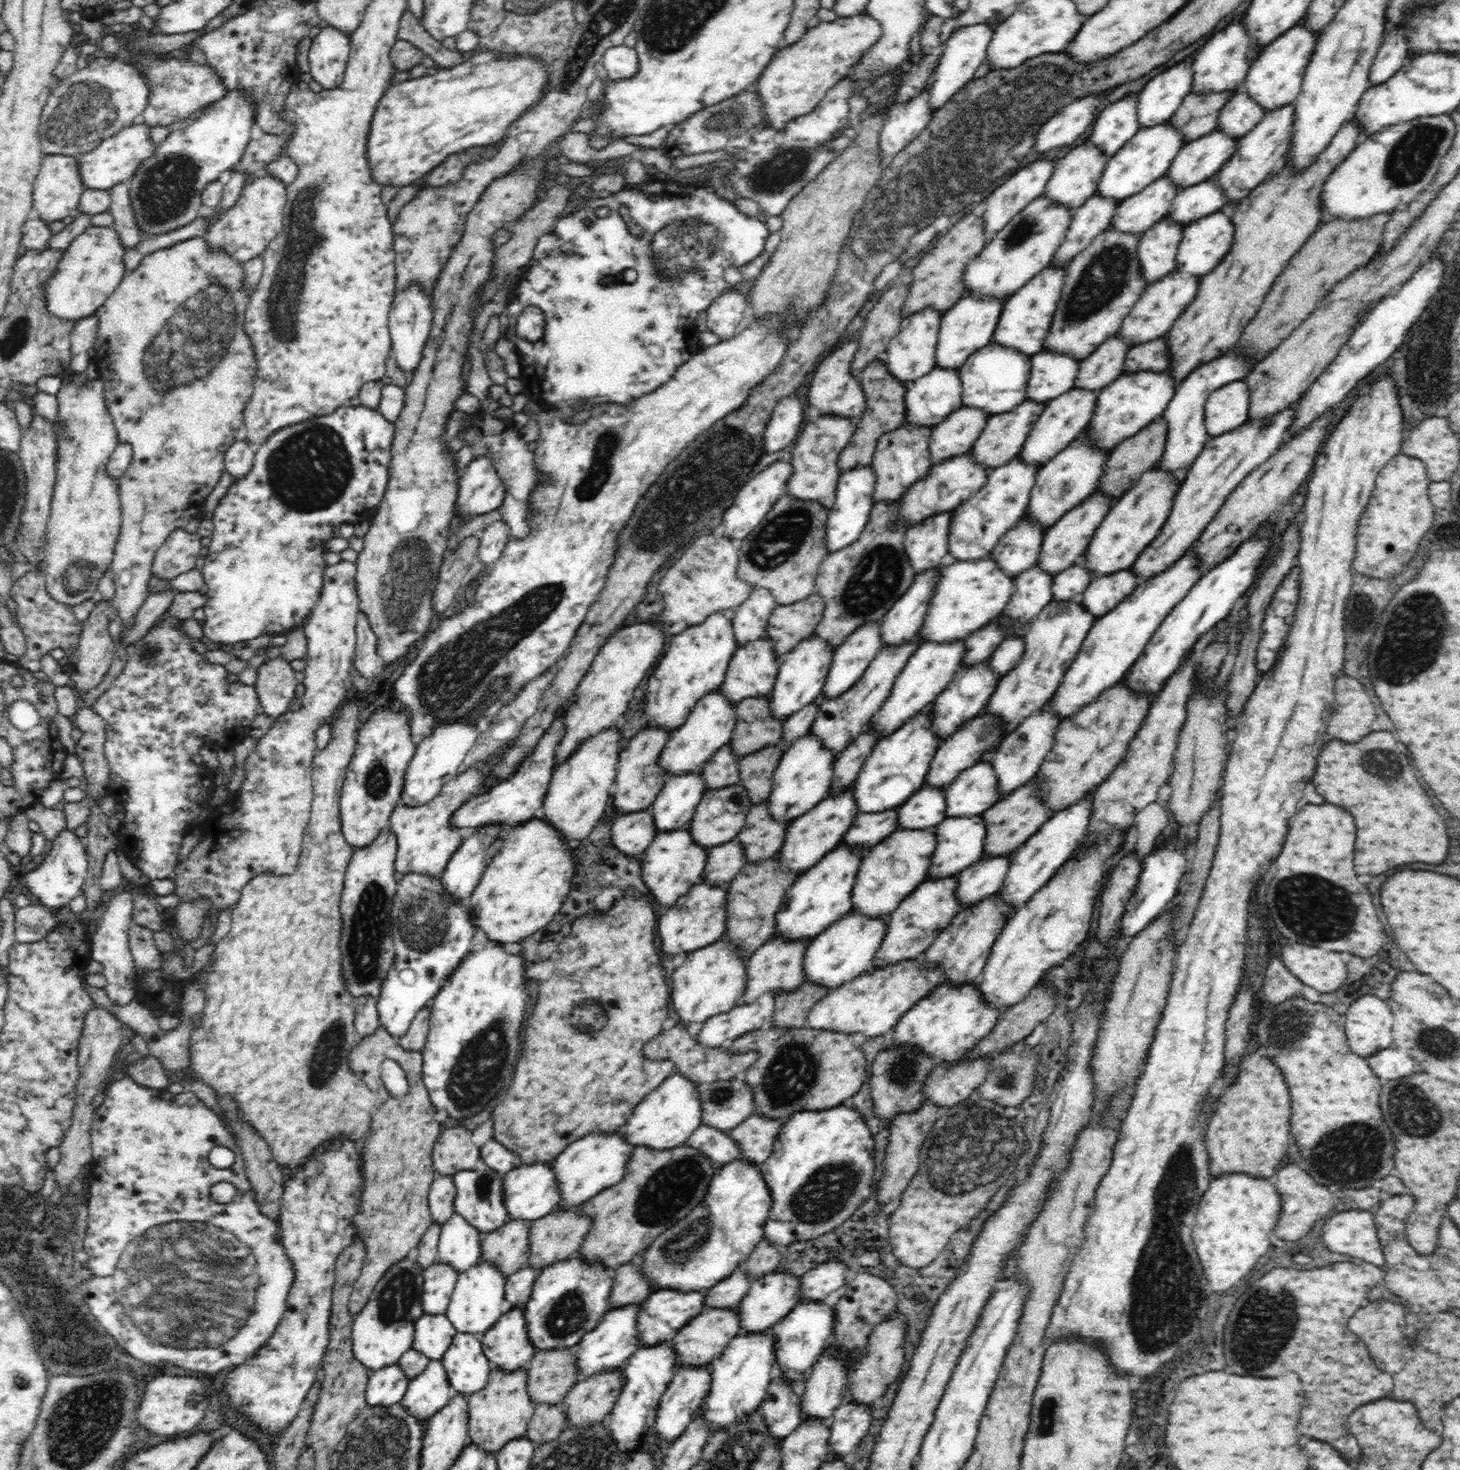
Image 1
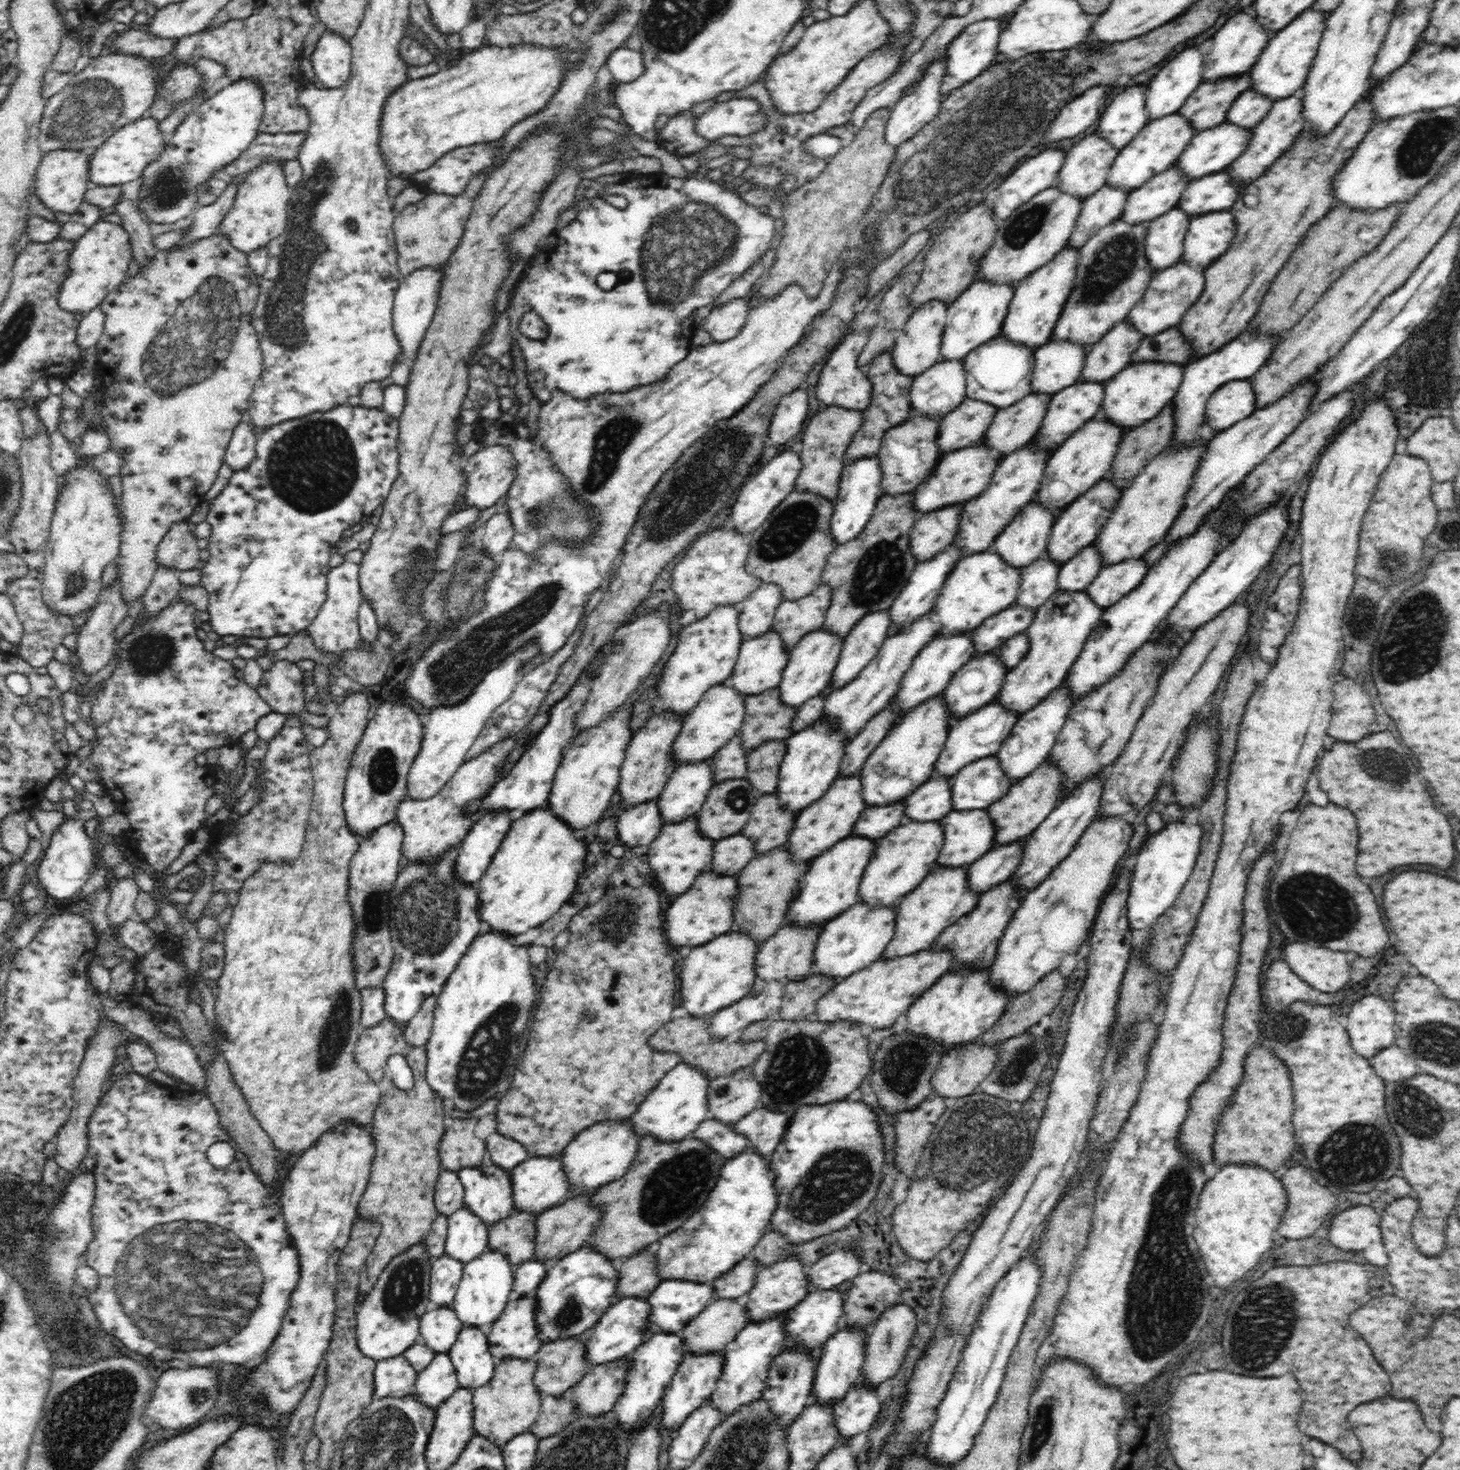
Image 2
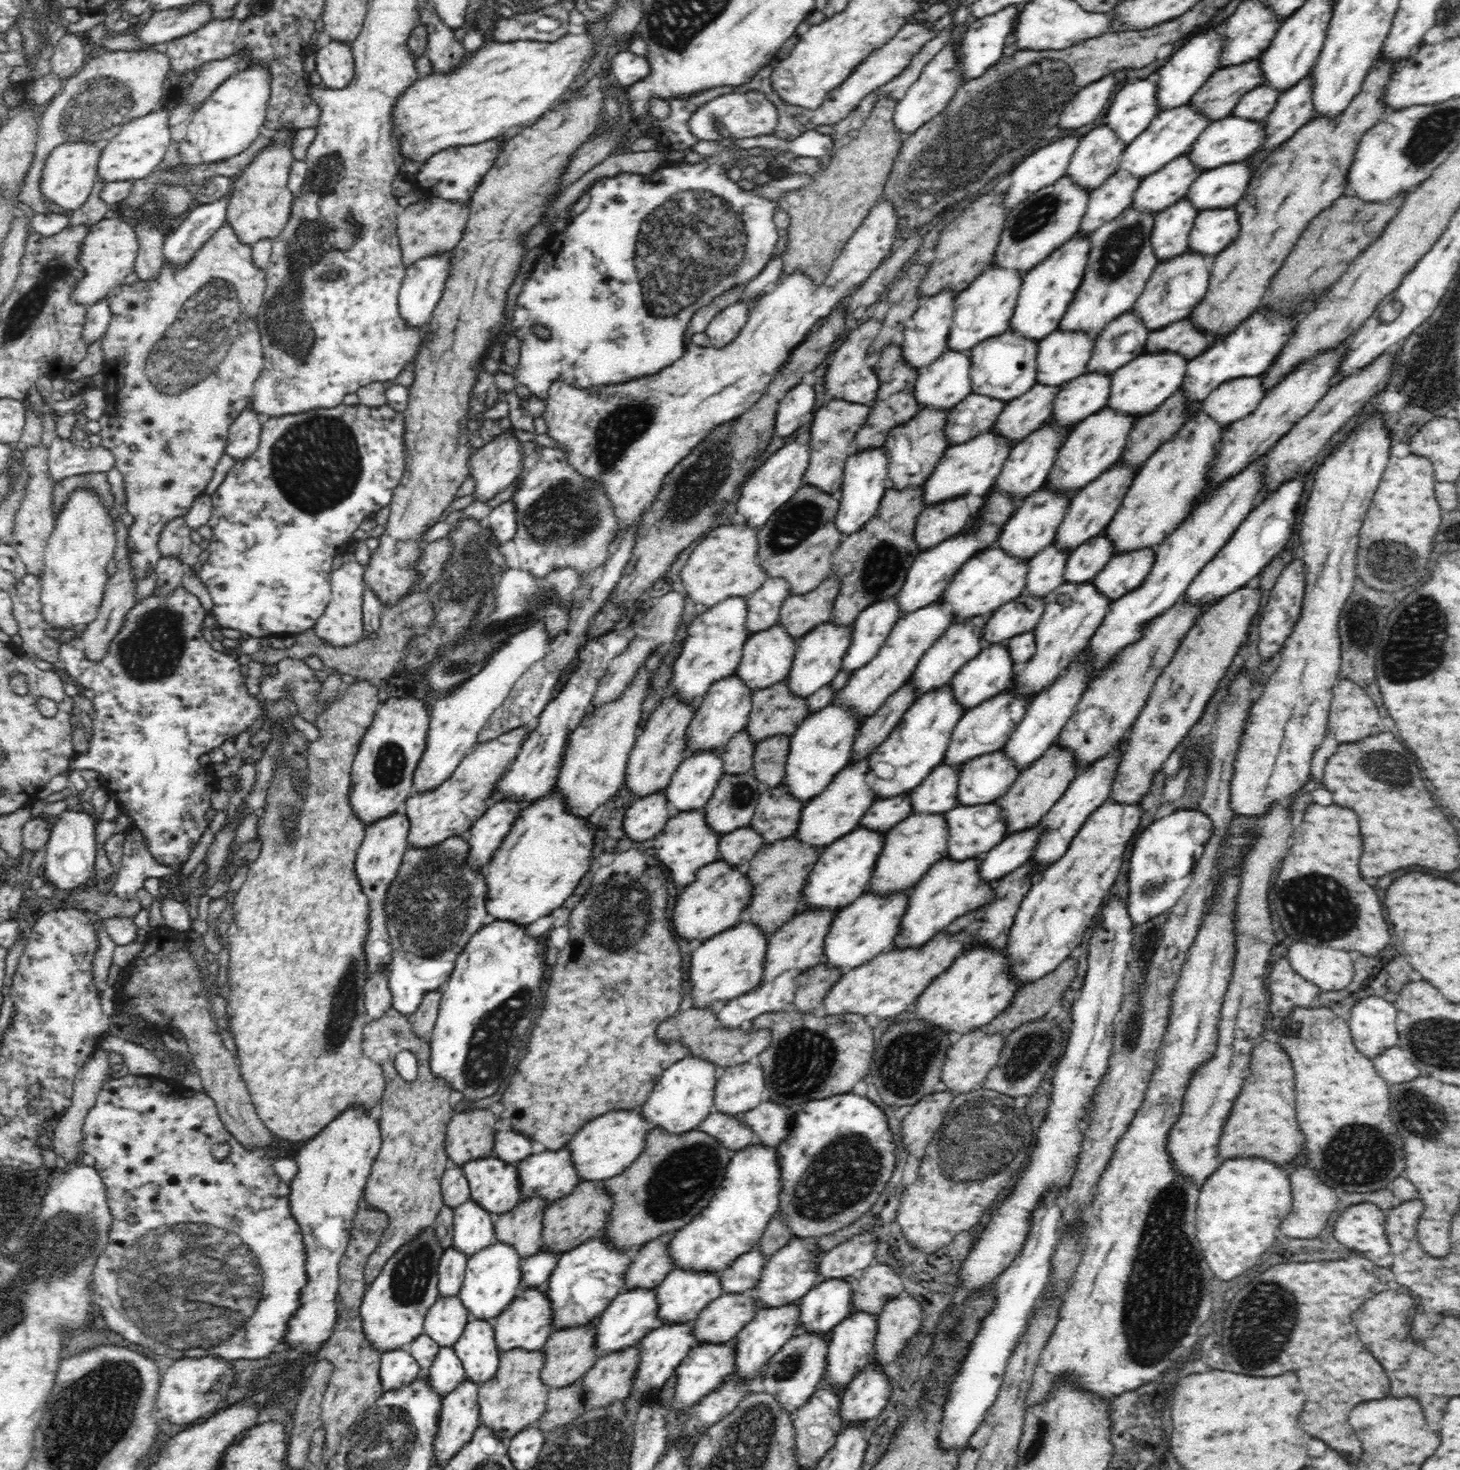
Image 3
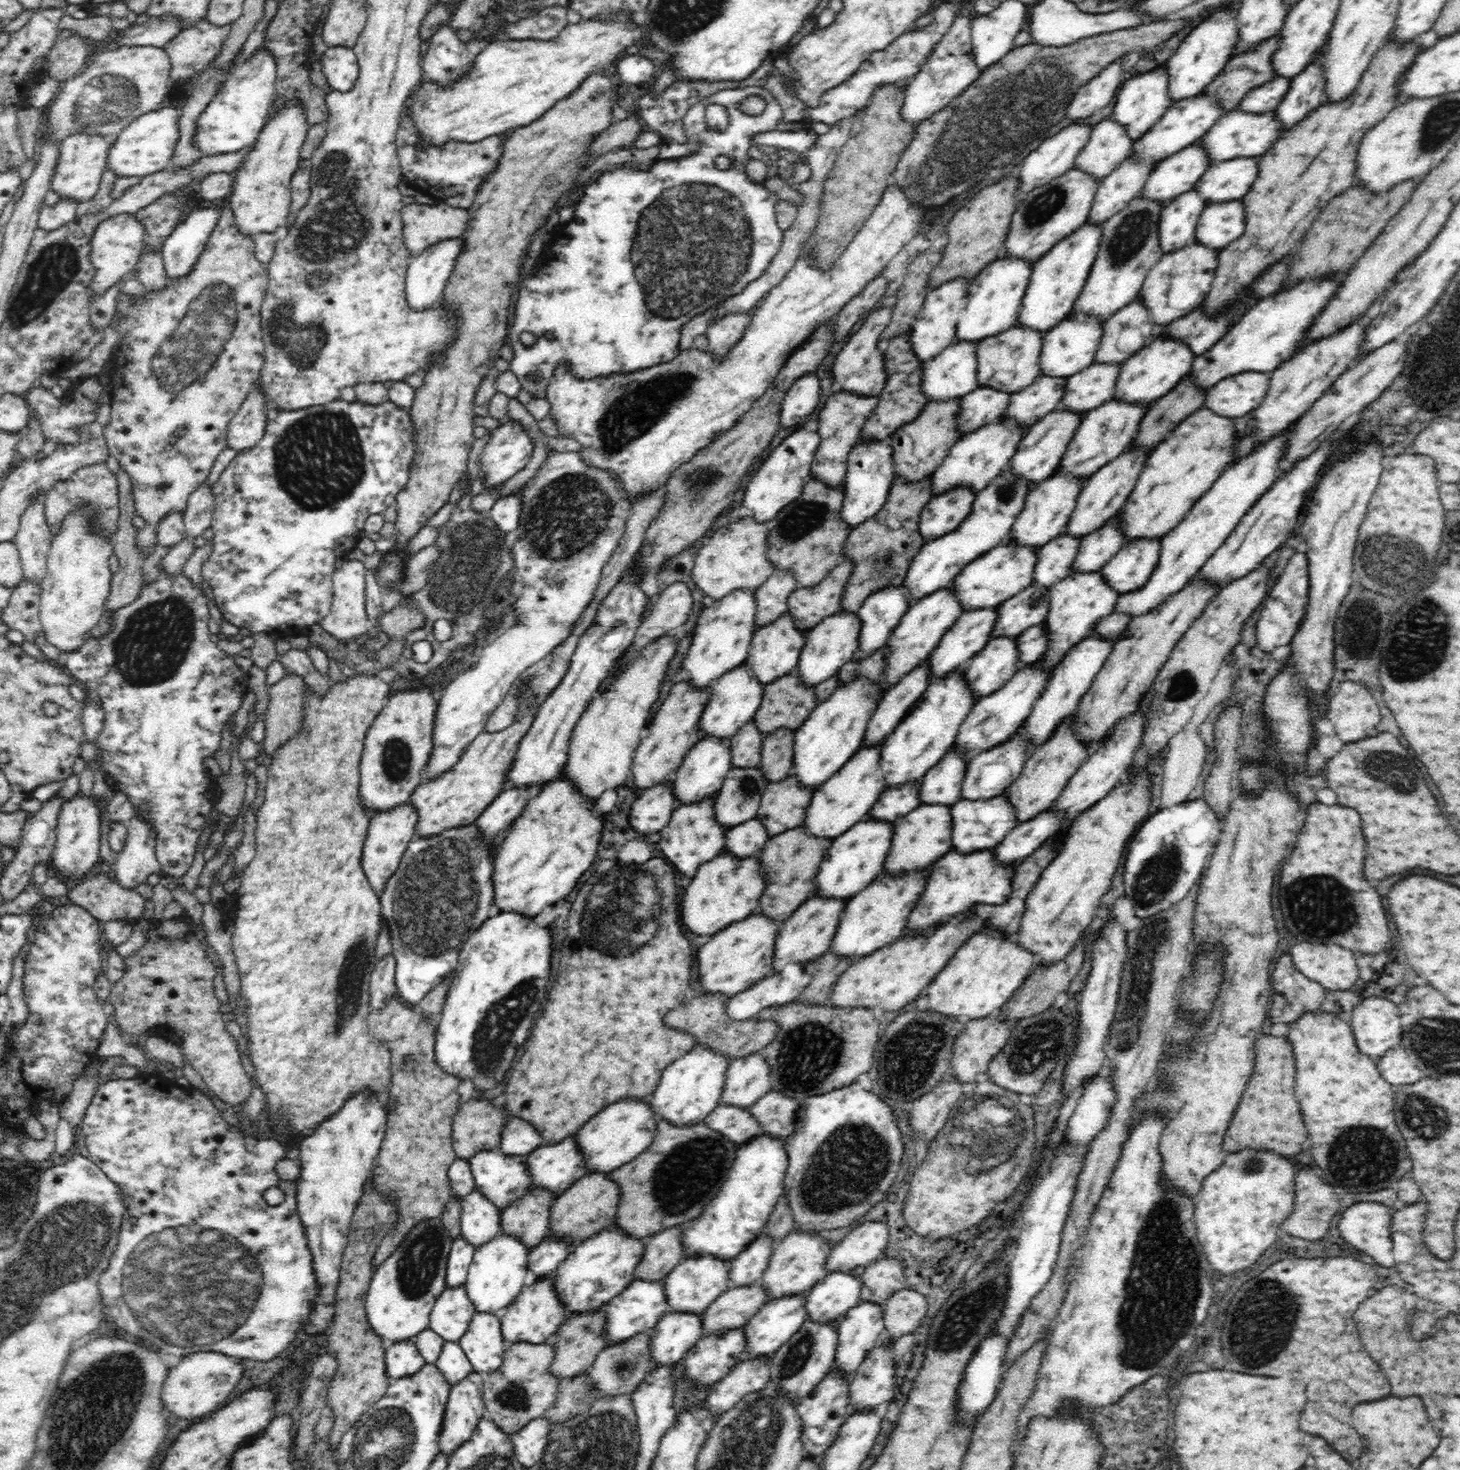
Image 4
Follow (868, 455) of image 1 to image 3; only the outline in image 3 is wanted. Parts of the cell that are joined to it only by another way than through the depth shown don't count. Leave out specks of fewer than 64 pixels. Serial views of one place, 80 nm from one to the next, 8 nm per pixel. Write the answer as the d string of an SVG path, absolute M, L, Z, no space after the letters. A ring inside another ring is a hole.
M890 343L873 359L876 375L879 377L879 392L871 405L871 413L862 428L856 433L854 452L870 447L883 446L888 433L898 425L914 418L922 410L921 404L915 397L915 384L919 371L913 369L902 358L900 343Z

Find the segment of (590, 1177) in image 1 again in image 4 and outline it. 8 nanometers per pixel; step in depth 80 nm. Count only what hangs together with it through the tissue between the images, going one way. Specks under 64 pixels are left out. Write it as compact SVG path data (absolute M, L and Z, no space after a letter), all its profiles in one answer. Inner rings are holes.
M624 1098L624 1102L620 1100L616 1104L610 1104L592 1120L588 1120L574 1135L575 1138L580 1138L579 1149L584 1150L583 1158L588 1158L587 1174L593 1171L611 1174L651 1145L660 1120L659 1114L655 1114L654 1107L638 1102L638 1099L640 1098Z

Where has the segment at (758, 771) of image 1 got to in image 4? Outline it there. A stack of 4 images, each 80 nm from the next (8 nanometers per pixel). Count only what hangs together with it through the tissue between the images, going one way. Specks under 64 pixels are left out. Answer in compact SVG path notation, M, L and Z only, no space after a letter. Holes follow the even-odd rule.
M781 727L765 734L757 768L770 783L778 782L790 775L795 749L795 731Z

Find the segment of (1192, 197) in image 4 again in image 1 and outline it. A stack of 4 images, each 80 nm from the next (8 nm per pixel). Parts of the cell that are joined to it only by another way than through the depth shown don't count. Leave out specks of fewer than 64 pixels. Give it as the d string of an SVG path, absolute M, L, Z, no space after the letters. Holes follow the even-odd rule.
M1163 217L1140 234L1139 262L1148 285L1176 269L1176 255L1184 227L1184 224Z

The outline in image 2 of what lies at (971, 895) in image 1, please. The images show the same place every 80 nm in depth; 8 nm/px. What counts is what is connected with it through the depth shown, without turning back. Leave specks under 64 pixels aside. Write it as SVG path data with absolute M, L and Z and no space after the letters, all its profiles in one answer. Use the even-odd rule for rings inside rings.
M1025 838L994 847L984 856L967 865L968 888L972 892L985 893L988 889L998 886L1000 882L1009 880L1023 855Z

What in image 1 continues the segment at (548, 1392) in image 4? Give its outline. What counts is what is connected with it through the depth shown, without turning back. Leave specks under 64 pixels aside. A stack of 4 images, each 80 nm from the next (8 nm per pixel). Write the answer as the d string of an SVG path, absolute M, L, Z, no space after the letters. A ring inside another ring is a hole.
M493 1367L487 1385L467 1397L467 1403L470 1413L470 1443L483 1444L489 1452L496 1453L508 1442L525 1437L528 1421L536 1406L528 1393L526 1367L516 1367L509 1371L502 1367Z

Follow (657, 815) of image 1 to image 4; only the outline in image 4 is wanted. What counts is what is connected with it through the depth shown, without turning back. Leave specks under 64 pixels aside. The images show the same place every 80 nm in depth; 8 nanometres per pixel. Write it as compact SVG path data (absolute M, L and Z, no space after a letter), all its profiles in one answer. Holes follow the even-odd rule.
M706 738L700 739L697 744L686 754L682 764L671 777L673 793L677 798L677 804L700 802L710 794L720 790L724 777L732 768L730 753L730 738Z

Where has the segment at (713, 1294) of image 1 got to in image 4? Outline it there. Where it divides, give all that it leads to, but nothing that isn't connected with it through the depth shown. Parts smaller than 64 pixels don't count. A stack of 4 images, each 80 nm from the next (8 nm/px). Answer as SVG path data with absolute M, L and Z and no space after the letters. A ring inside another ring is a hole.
M762 1234L751 1242L736 1258L729 1261L729 1280L734 1287L748 1286L749 1283L760 1281L768 1266L775 1240Z

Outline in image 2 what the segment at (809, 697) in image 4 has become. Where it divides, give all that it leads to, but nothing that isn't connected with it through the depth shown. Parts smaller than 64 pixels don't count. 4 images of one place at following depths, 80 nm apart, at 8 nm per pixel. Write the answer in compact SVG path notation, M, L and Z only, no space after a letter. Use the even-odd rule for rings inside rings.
M777 688L745 695L745 710L738 735L744 749L749 751L768 740L786 740L792 734L791 726L798 716L798 707L787 706Z

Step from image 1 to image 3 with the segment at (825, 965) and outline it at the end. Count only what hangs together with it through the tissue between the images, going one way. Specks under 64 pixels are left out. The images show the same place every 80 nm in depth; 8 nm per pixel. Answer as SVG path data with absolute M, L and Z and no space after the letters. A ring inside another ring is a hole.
M896 890L889 893L865 891L848 906L840 909L834 917L830 930L824 938L823 961L842 969L847 974L854 967L868 963L885 951L894 949L894 942L902 926L904 913L910 904L910 892Z

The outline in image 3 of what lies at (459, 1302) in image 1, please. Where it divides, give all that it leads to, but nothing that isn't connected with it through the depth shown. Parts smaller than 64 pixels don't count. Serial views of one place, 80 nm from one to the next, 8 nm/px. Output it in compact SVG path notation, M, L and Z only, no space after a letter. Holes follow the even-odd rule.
M498 1240L473 1254L467 1260L465 1277L458 1294L467 1310L470 1310L469 1318L494 1320L518 1294L522 1276L522 1255L506 1241Z

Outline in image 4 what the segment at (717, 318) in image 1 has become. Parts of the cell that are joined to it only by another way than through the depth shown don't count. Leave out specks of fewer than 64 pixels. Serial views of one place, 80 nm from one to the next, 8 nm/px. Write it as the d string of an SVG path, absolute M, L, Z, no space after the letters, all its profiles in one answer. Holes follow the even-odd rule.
M728 313L710 323L705 334L709 342L712 360L722 361L727 352L738 342L751 321L750 313Z

